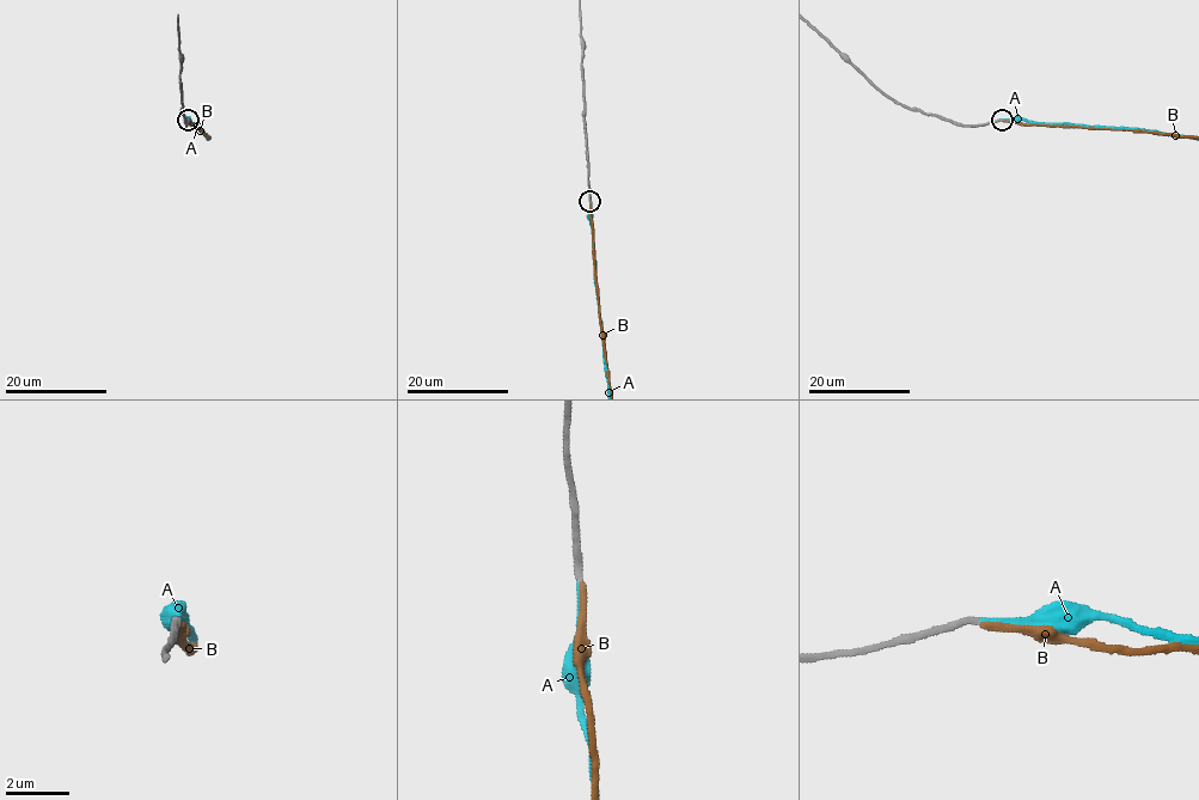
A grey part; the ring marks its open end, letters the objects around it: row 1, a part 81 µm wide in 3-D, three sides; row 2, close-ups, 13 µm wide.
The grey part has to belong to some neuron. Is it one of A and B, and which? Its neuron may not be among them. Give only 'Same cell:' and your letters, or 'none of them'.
Same cell: A

